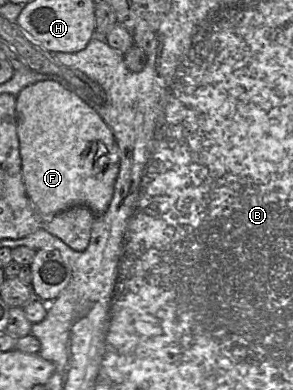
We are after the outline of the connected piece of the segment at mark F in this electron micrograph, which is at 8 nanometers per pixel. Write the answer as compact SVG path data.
M53 80L25 87L16 96L17 135L25 192L42 219L51 219L73 206L85 206L94 215L106 212L119 170L119 151L111 129L98 113L67 85Z

